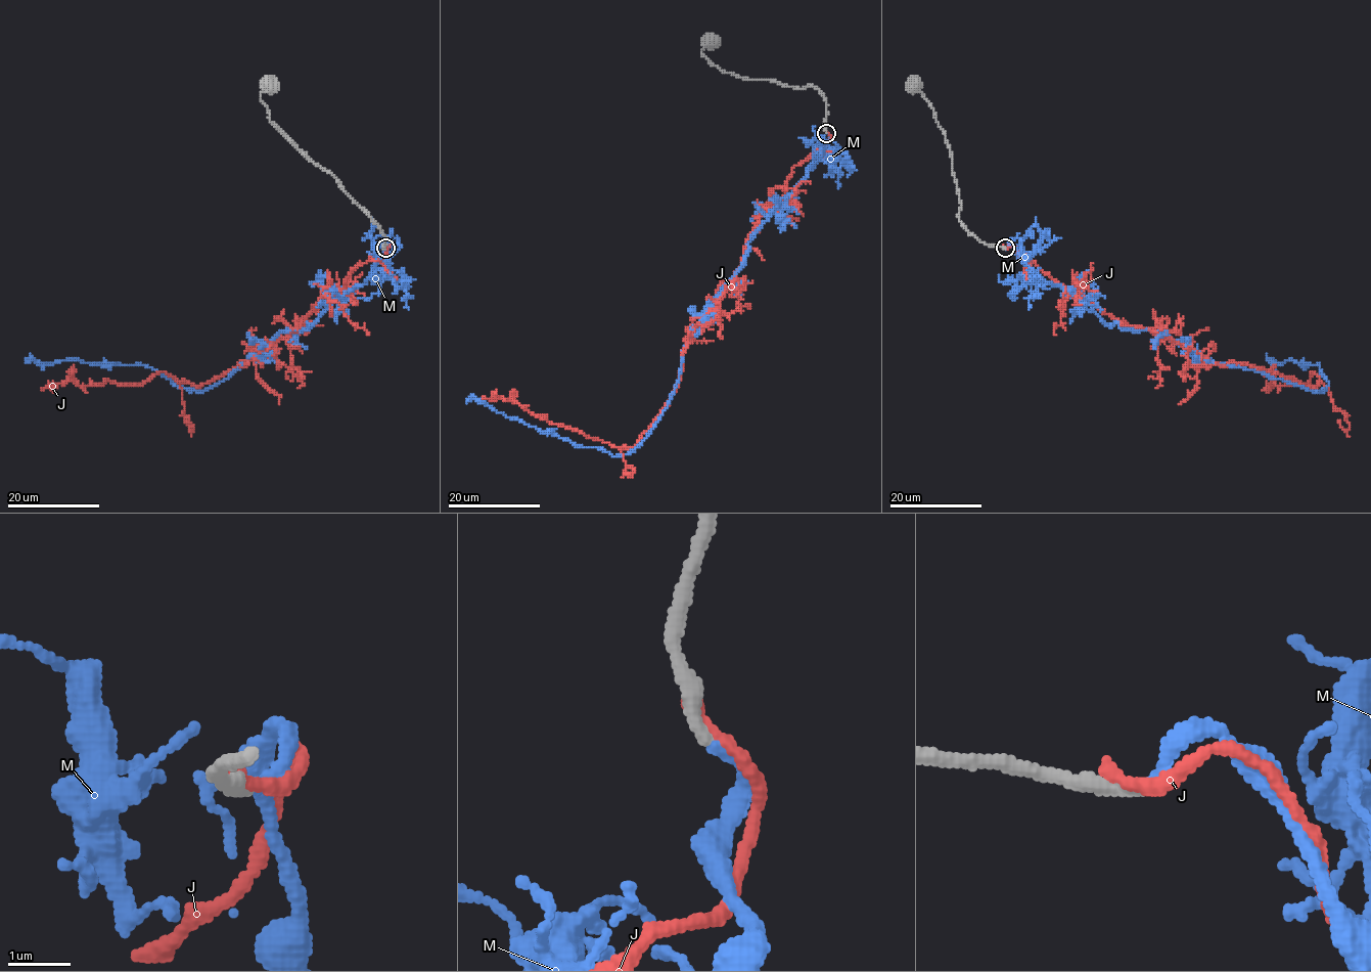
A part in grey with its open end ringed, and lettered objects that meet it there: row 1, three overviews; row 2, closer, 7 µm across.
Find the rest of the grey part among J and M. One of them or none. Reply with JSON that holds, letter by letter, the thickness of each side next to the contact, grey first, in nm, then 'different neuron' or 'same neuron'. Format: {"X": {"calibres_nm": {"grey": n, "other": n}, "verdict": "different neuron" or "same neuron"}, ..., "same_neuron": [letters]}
{"J": {"calibres_nm": {"grey": 280, "other": 240}, "verdict": "different neuron"}, "M": {"calibres_nm": {"grey": 260, "other": 200}, "verdict": "same neuron"}, "same_neuron": ["M"]}

